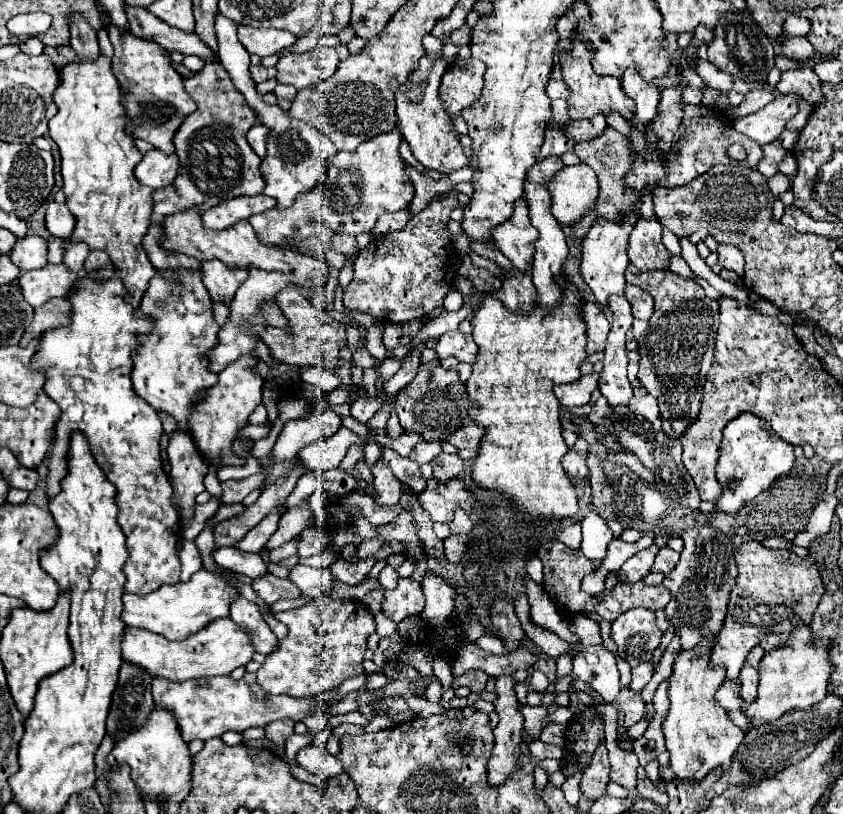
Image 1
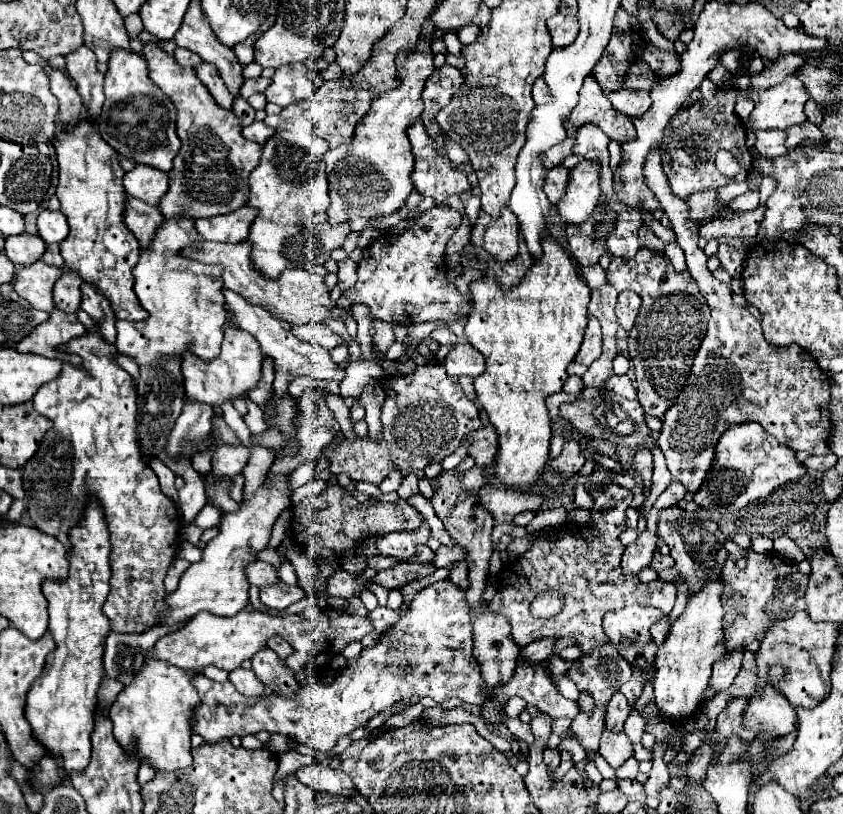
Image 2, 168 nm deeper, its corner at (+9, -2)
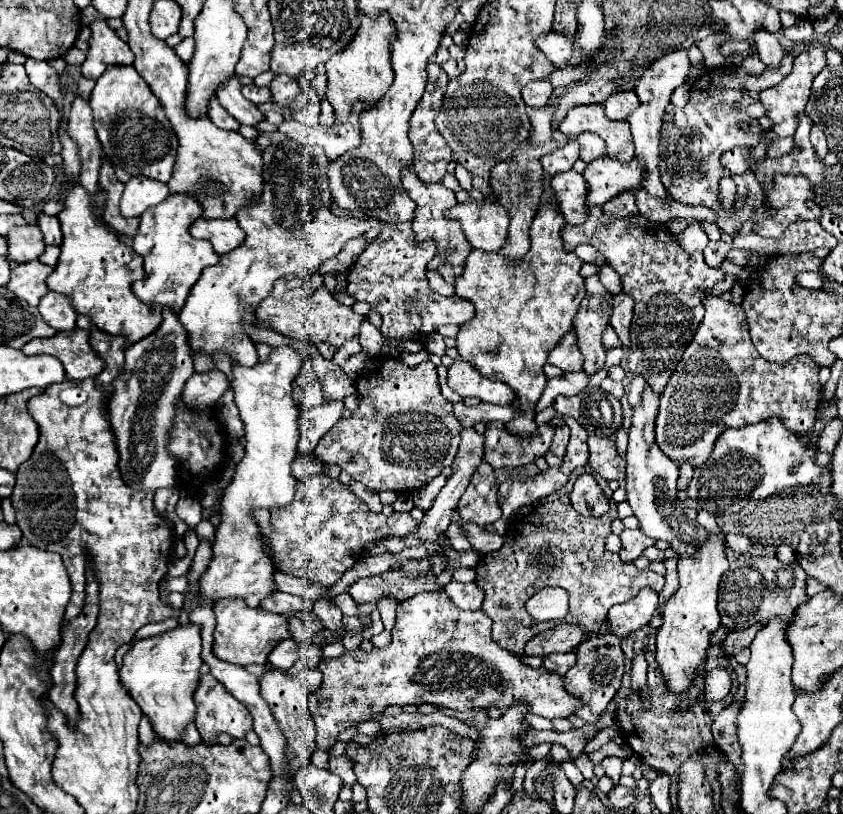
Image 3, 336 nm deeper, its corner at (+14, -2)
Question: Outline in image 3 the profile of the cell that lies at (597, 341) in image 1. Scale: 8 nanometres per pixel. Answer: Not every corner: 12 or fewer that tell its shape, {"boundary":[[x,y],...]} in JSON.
{"boundary":[[576,333],[550,351],[548,363],[562,371],[582,371],[584,357]]}

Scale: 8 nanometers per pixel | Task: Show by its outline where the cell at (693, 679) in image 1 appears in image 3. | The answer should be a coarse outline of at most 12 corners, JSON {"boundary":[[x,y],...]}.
{"boundary":[[726,535],[678,559],[656,661],[678,693],[704,671]]}

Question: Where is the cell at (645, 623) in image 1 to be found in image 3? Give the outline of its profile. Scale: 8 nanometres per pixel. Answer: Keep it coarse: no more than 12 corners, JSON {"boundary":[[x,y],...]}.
{"boundary":[[640,593],[608,613],[612,633],[628,633],[650,623],[658,593]]}

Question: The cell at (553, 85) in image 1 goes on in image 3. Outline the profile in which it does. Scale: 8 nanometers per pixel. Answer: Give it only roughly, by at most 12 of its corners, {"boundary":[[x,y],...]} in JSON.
{"boundary":[[548,81],[528,83],[522,99],[530,107],[548,105],[552,85]]}

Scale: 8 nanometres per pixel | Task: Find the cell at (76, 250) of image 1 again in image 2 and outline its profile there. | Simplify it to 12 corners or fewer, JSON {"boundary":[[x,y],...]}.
{"boundary":[[63,269],[53,289],[57,309],[79,309],[81,277]]}

